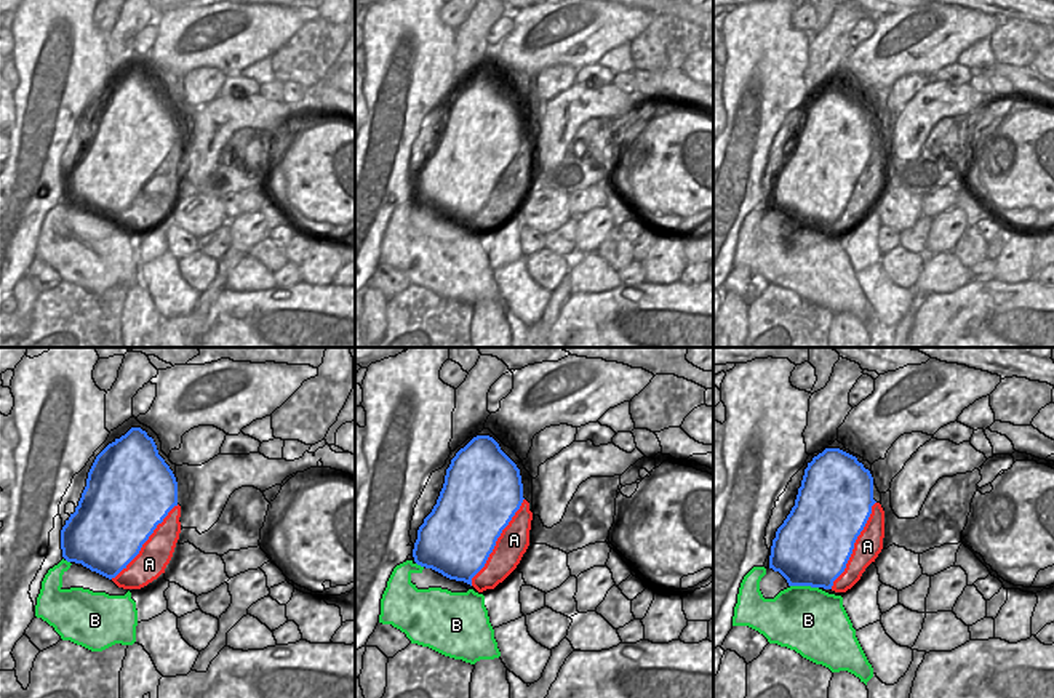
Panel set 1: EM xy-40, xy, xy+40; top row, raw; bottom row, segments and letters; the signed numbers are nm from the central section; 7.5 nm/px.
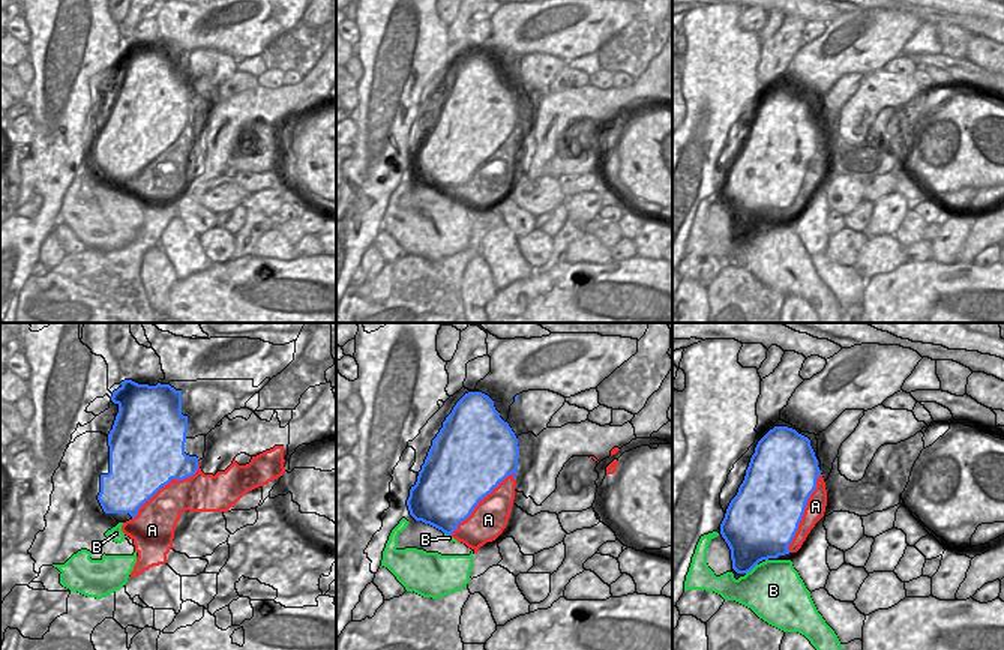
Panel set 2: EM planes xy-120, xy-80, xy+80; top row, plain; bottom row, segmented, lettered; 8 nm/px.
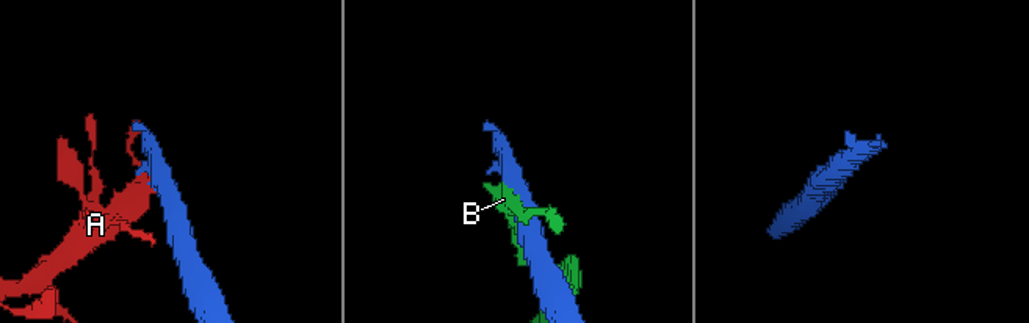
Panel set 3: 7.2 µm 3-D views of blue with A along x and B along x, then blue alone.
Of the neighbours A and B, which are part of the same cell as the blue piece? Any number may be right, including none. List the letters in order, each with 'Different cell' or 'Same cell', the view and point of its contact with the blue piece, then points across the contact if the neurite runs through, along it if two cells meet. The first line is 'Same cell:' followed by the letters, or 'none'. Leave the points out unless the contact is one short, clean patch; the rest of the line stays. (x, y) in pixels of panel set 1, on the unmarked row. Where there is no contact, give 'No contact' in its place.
Same cell: none
A: Different cell. Touches blue at xy (496, 181)
B: Different cell. Touches blue at xy+40 (805, 226)

